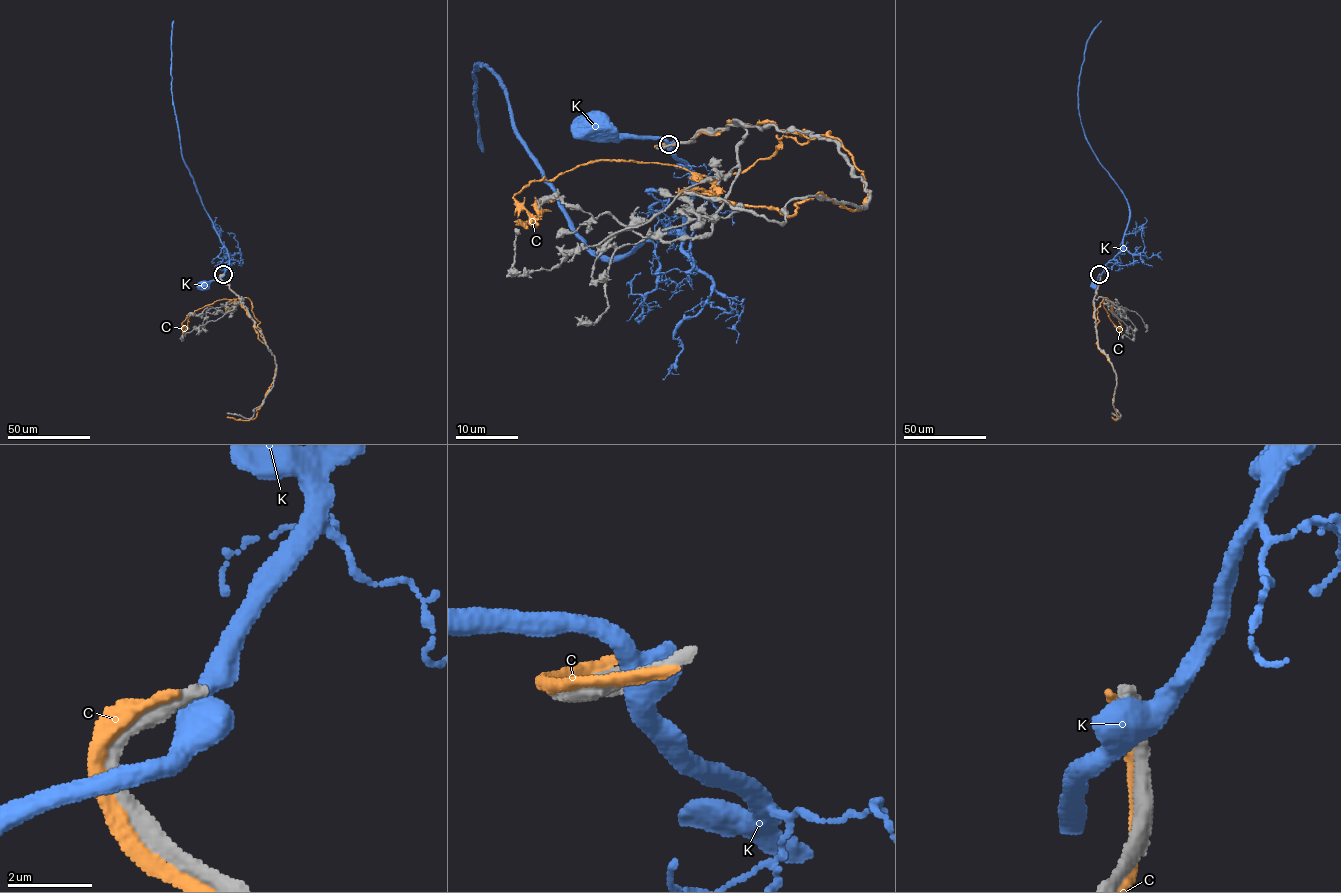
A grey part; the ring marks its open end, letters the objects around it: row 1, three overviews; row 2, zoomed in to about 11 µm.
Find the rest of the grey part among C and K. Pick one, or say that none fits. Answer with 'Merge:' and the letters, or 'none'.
Merge: none

